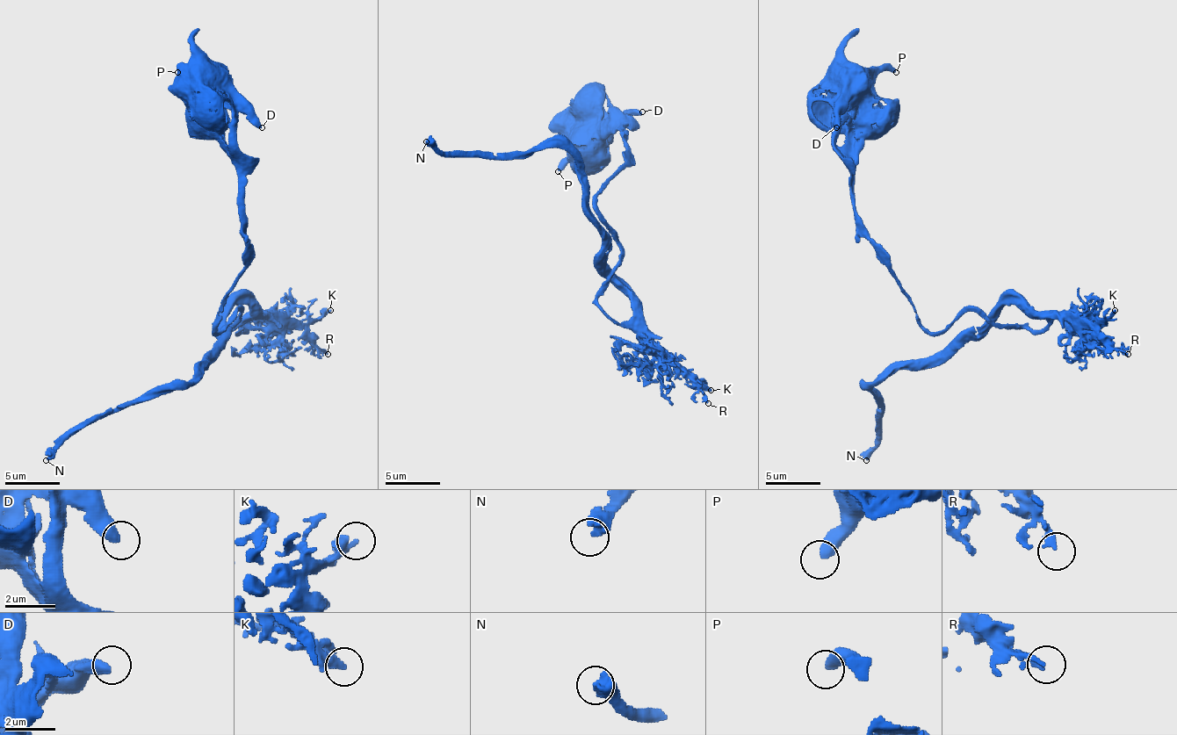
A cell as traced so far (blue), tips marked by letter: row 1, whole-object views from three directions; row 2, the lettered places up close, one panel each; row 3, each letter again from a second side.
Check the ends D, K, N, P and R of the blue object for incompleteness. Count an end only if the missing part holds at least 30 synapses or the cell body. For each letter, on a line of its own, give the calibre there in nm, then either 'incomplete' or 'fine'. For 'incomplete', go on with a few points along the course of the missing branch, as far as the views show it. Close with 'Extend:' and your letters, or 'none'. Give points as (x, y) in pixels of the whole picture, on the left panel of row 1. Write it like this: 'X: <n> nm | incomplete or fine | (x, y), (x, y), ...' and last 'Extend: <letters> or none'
D: 480 nm | fine
K: 300 nm | fine
N: 500 nm | incomplete
P: 440 nm | fine
R: 140 nm | fine
Extend: N

